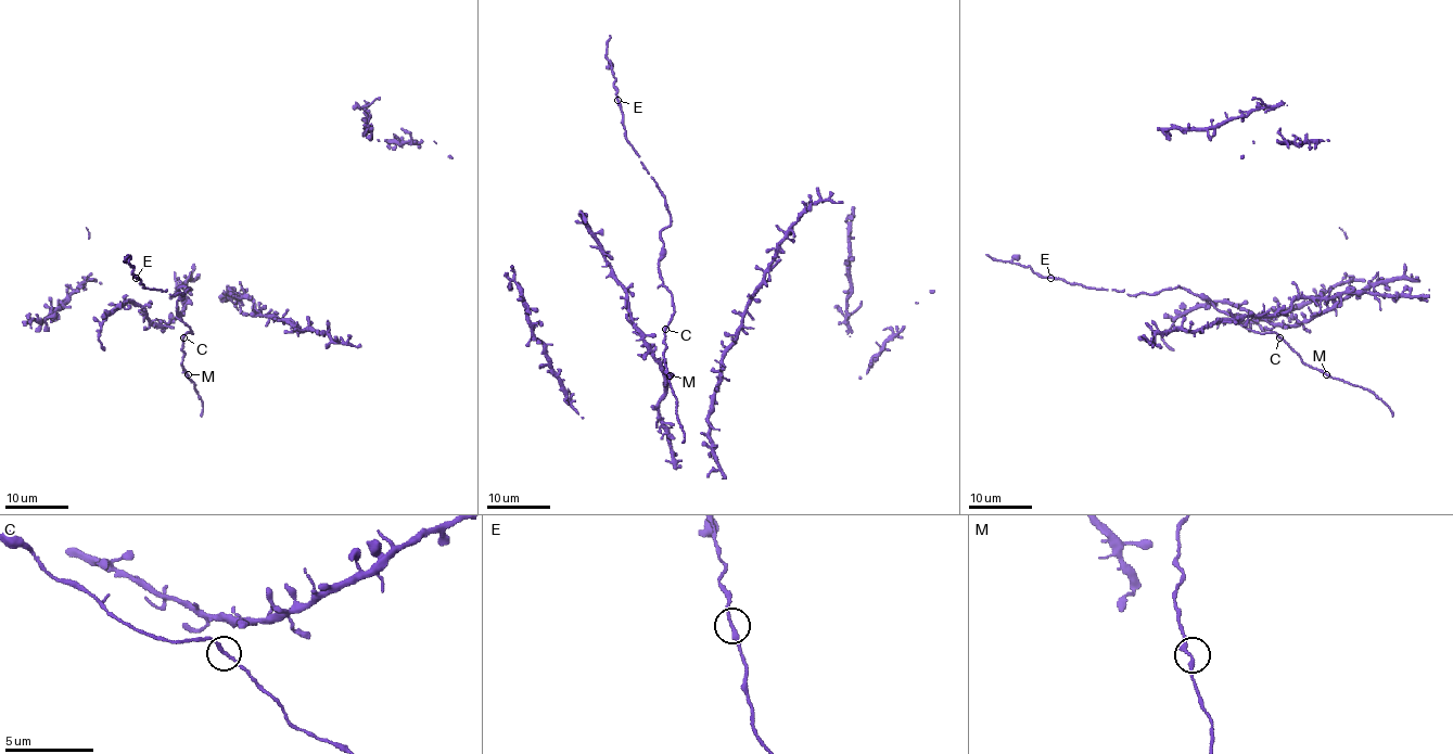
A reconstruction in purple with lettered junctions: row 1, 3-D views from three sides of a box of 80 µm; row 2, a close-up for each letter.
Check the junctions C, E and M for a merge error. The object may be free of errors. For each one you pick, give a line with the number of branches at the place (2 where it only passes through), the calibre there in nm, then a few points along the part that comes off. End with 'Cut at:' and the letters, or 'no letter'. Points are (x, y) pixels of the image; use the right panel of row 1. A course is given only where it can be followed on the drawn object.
E: 2 branches meet; 200 nm thick; foreign part runs (1050, 277), (1040, 277), (1029, 267), (992, 259), (985, 255)
Cut at: E

